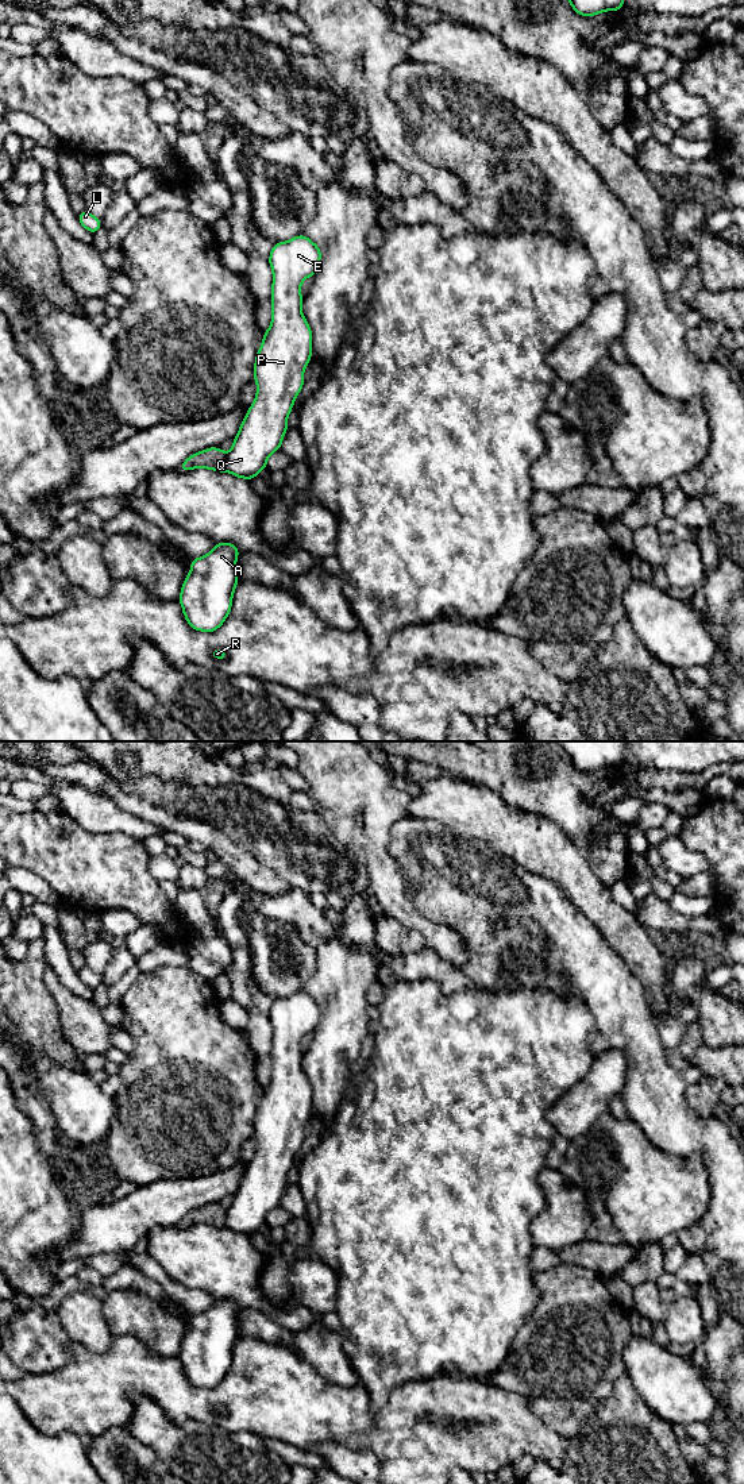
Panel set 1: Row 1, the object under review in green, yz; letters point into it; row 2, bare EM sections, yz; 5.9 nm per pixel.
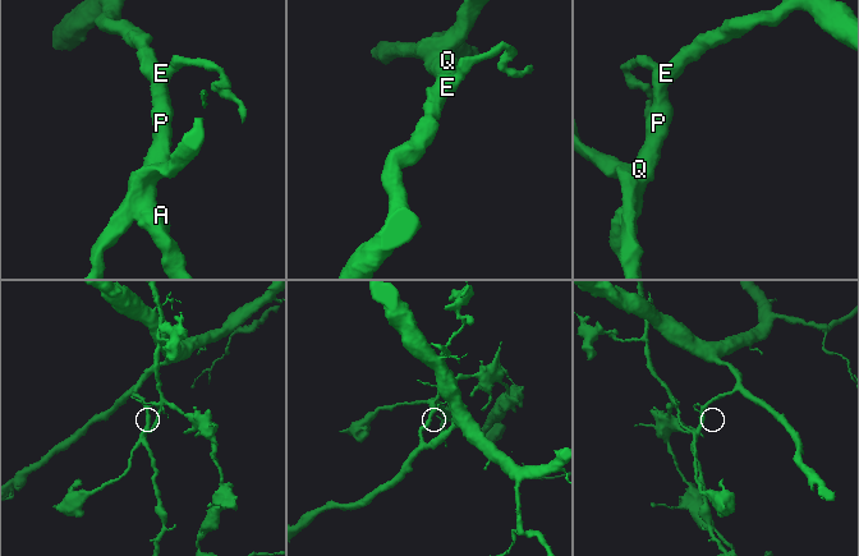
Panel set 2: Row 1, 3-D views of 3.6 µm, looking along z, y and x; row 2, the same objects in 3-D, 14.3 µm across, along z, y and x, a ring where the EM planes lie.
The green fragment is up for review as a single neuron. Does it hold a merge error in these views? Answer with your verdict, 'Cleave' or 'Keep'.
Cleave

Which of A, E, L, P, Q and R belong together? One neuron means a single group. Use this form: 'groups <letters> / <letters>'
groups A E P Q R / L

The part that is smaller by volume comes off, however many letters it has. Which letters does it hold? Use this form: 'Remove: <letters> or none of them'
Remove: L

